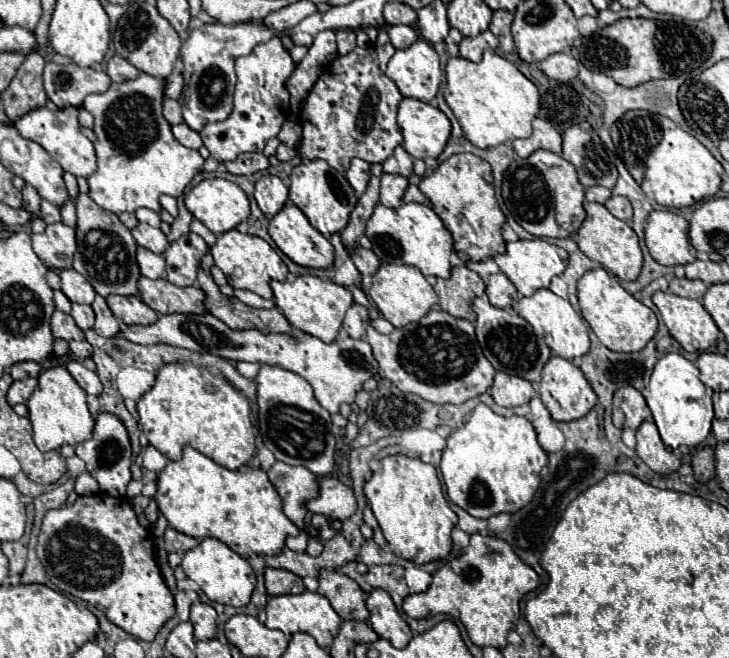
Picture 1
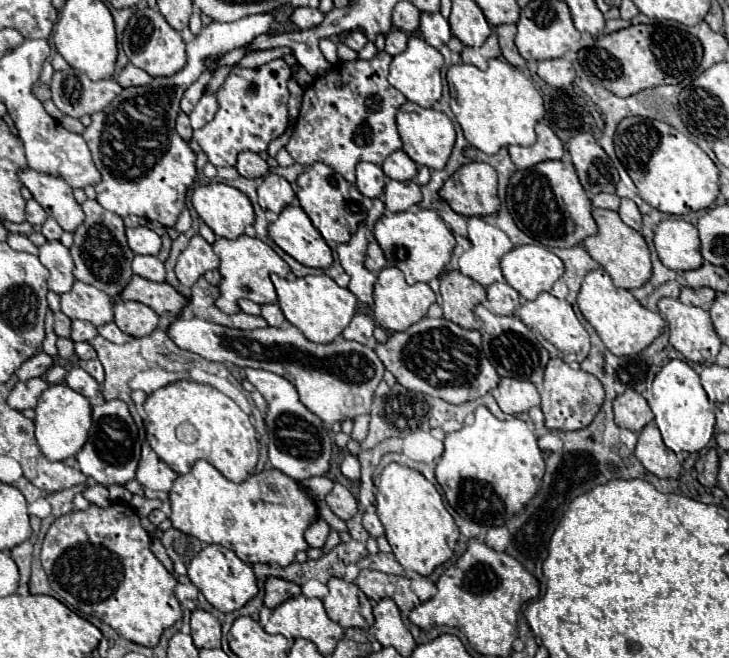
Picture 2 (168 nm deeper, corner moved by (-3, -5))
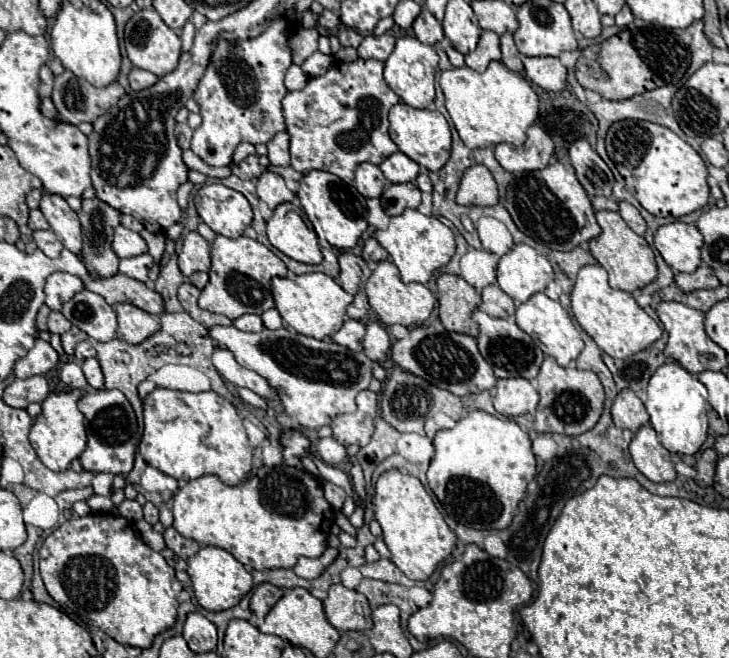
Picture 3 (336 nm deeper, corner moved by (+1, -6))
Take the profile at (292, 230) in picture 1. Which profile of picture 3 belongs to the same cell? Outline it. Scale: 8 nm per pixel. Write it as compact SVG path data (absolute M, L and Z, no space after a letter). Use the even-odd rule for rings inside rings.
M284 202L274 208L274 216L266 224L268 240L274 248L282 254L306 262L306 264L320 264L322 252L316 238L316 232L306 224L306 214L300 206L292 202Z

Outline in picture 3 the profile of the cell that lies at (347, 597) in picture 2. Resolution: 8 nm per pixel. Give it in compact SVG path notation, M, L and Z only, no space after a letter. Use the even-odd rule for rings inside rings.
M334 584L324 600L328 622L338 630L368 630L372 628L370 604L358 590L348 590L342 584Z

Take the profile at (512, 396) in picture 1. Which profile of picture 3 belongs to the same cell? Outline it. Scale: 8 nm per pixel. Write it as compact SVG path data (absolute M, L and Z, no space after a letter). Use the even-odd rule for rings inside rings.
M506 378L498 380L494 408L500 414L520 416L520 414L534 414L538 406L538 392L526 378Z

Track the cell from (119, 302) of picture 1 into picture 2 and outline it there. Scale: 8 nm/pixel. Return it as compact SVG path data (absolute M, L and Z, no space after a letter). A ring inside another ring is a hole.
M120 301L114 305L114 323L132 337L144 337L158 327L158 313L144 303Z

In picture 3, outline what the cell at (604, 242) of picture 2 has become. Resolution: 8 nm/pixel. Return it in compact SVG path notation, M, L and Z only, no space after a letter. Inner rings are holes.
M608 210L596 212L596 220L602 228L602 234L588 242L590 244L590 254L608 272L610 286L618 288L618 290L634 292L634 290L644 288L646 284L654 282L656 276L658 276L658 268L656 268L654 252L648 246L648 242L642 236L630 232L628 224L622 220L622 216L618 212L608 212Z

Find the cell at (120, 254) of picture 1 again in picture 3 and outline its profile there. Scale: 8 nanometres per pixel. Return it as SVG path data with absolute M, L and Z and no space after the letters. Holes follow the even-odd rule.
M92 198L82 200L82 208L78 212L82 222L82 262L90 270L92 276L110 278L118 272L118 256L114 256L110 248L112 232L120 224L120 212L108 206L106 202Z

